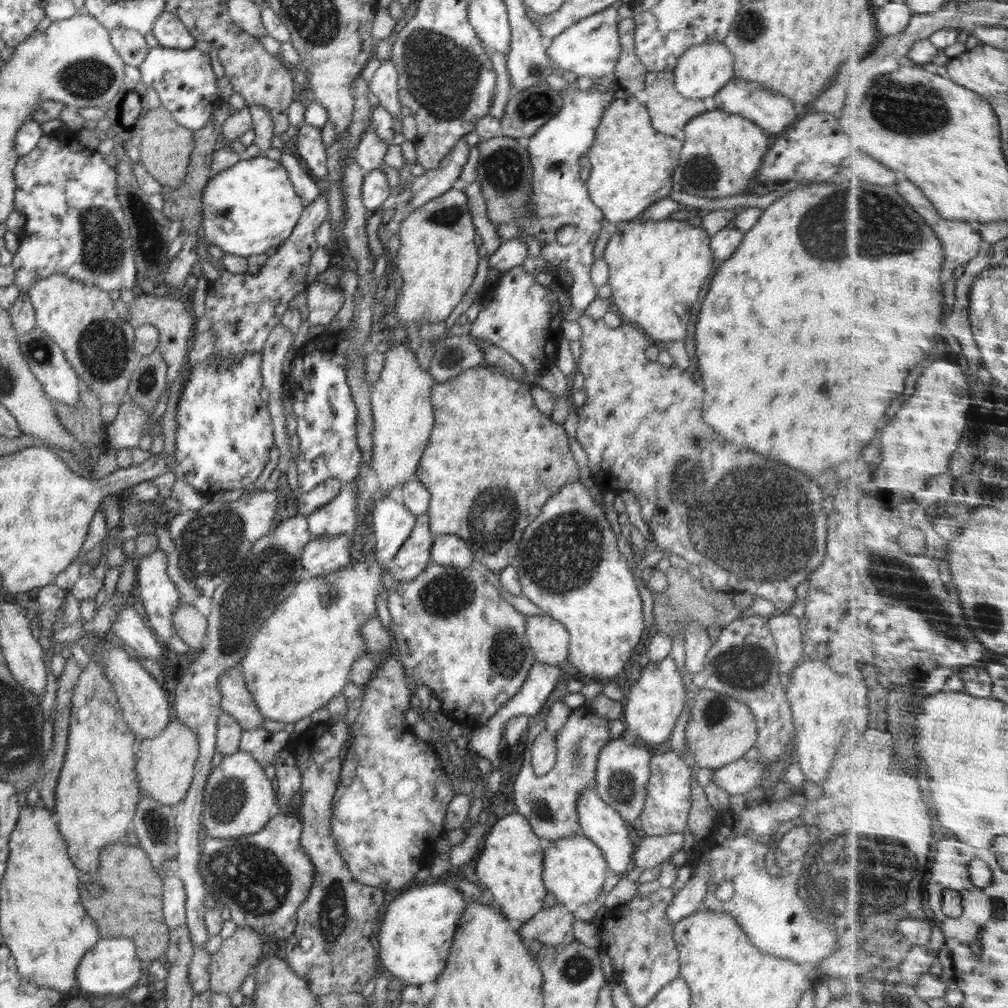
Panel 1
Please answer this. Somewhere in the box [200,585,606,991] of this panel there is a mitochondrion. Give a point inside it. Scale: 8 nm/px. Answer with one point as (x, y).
(253, 880)

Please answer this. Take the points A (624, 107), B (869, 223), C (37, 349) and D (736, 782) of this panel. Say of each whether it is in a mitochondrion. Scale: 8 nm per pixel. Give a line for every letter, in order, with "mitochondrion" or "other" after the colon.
A: other
B: mitochondrion
C: mitochondrion
D: other

